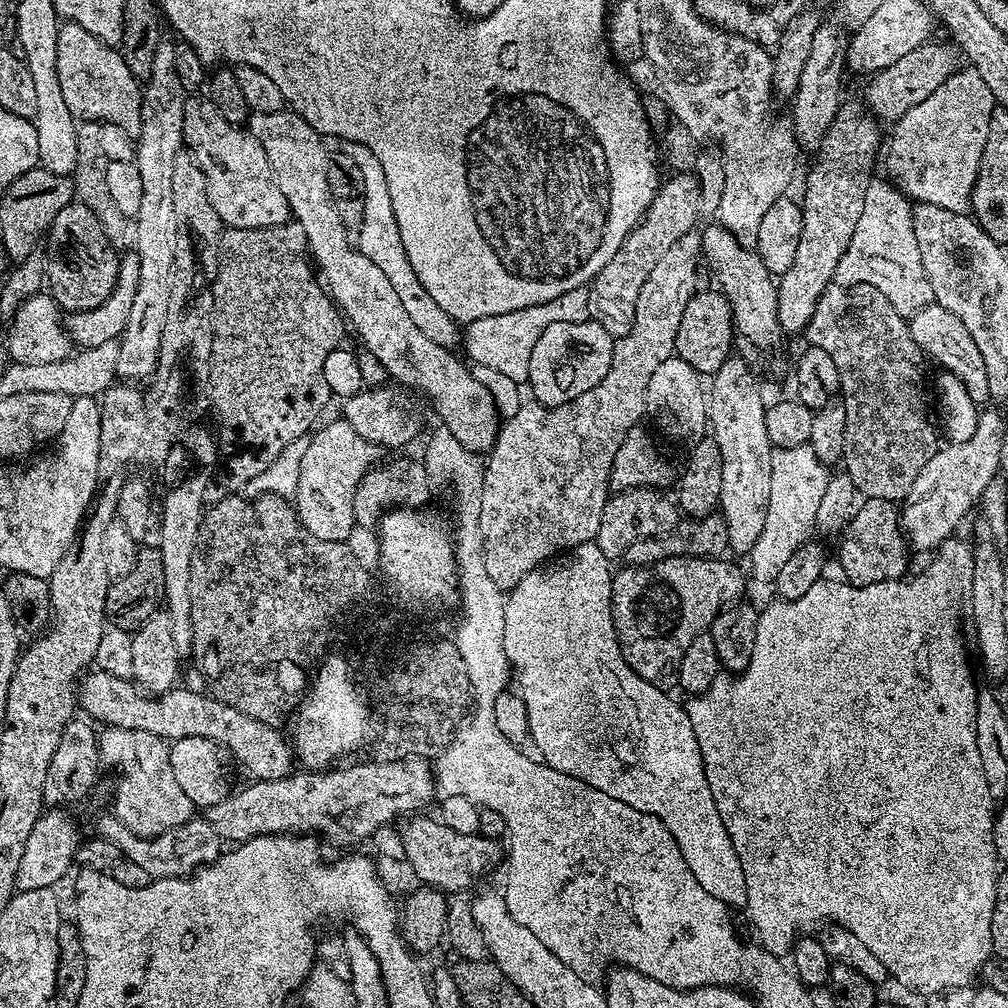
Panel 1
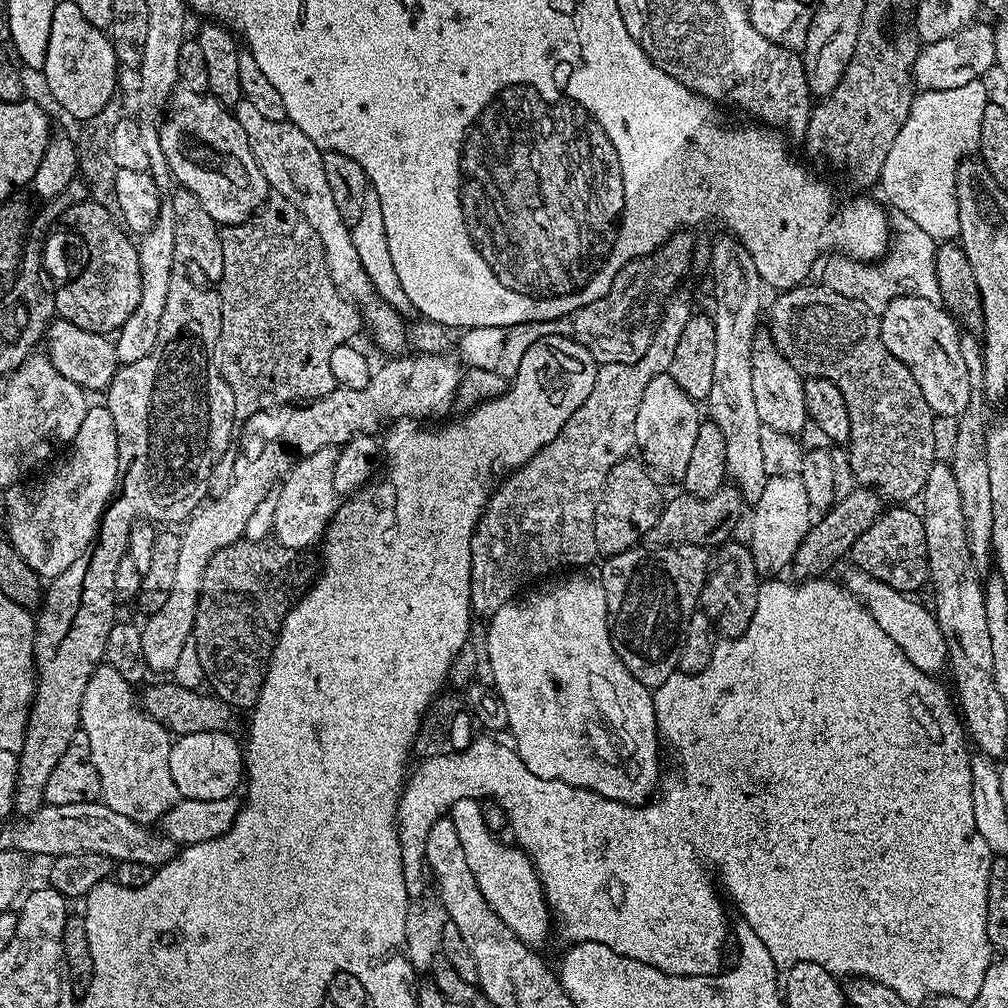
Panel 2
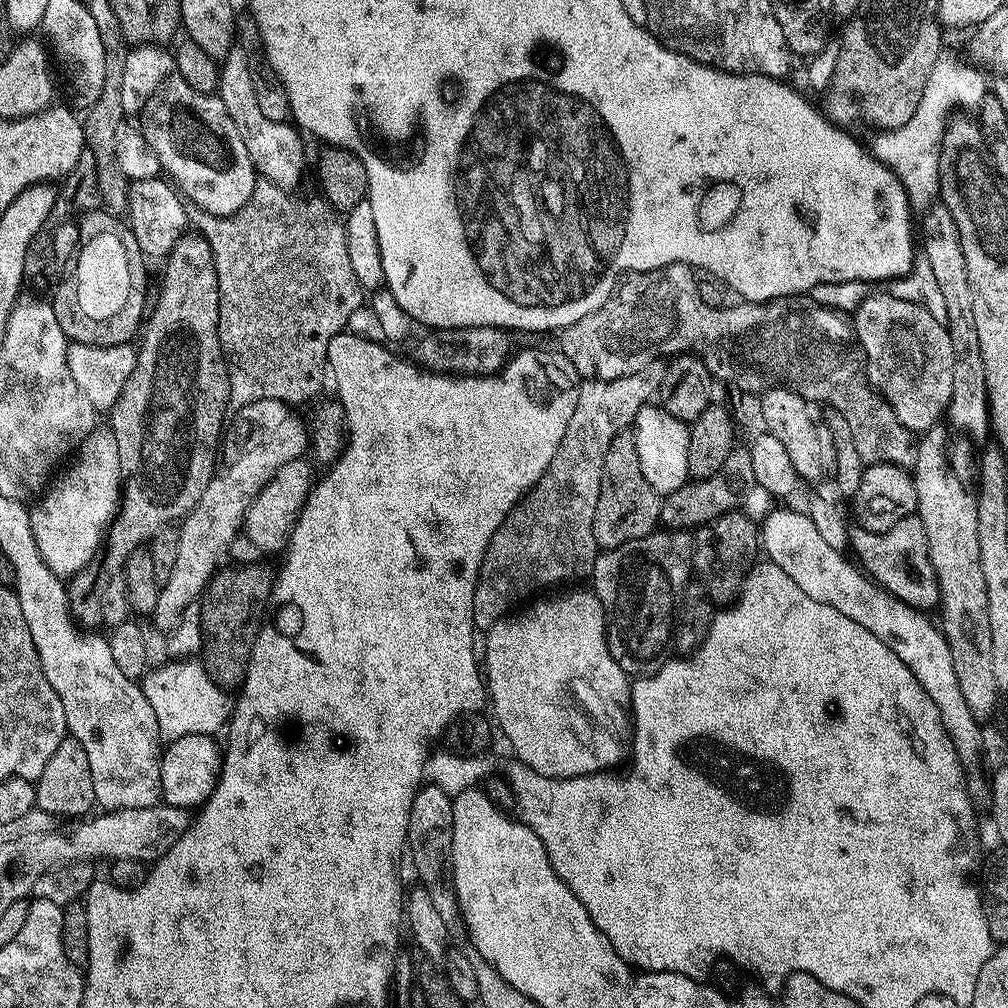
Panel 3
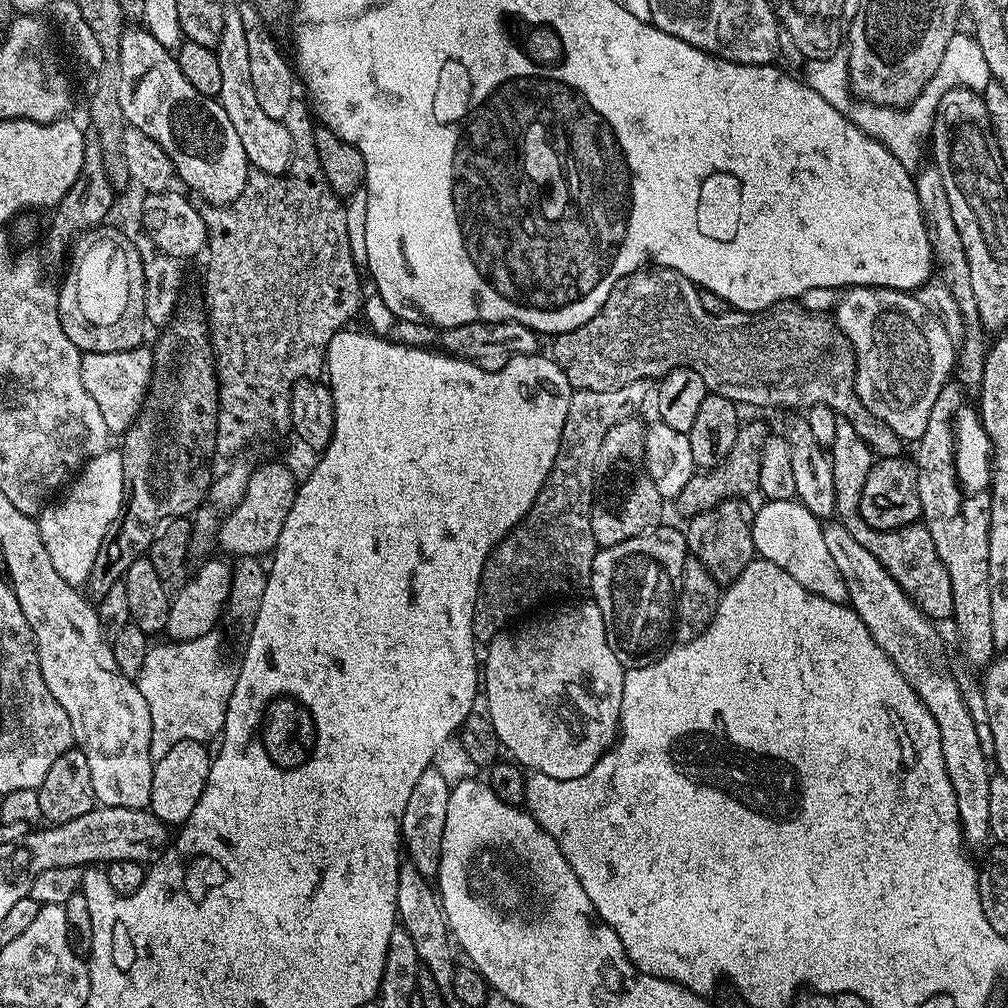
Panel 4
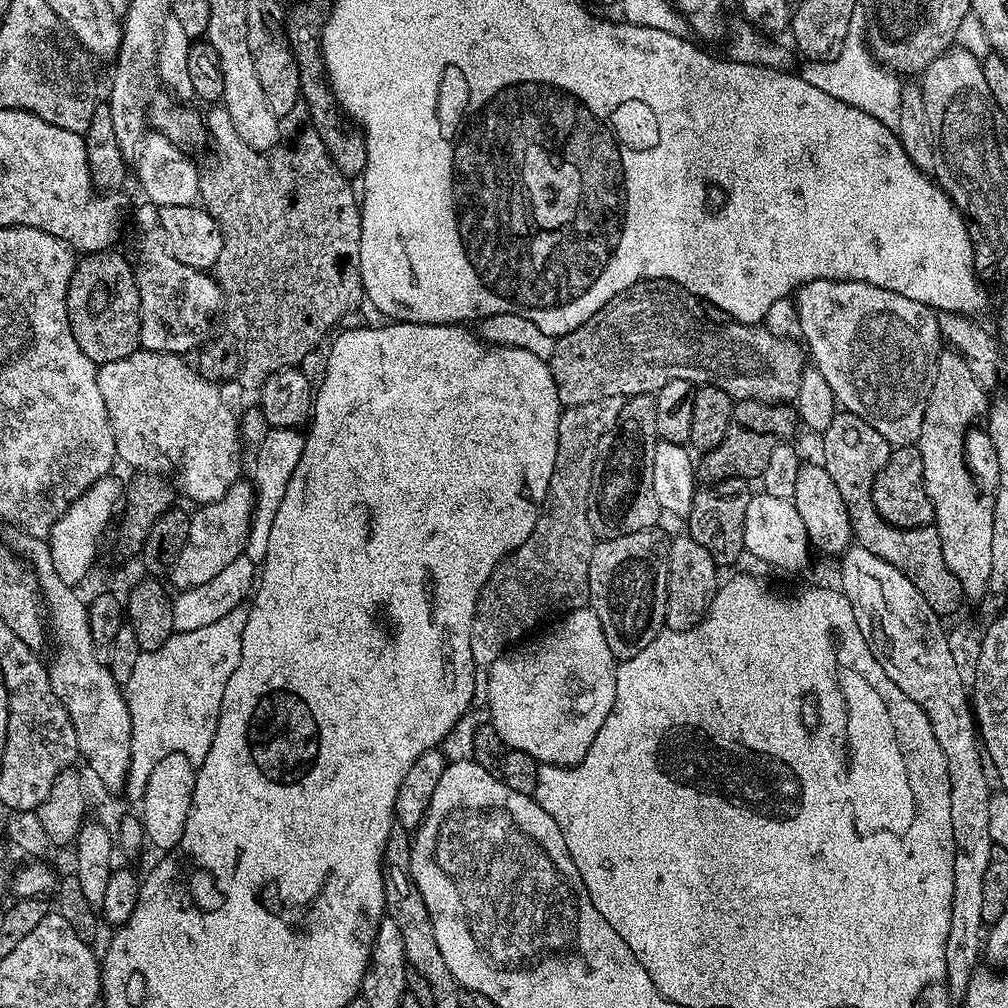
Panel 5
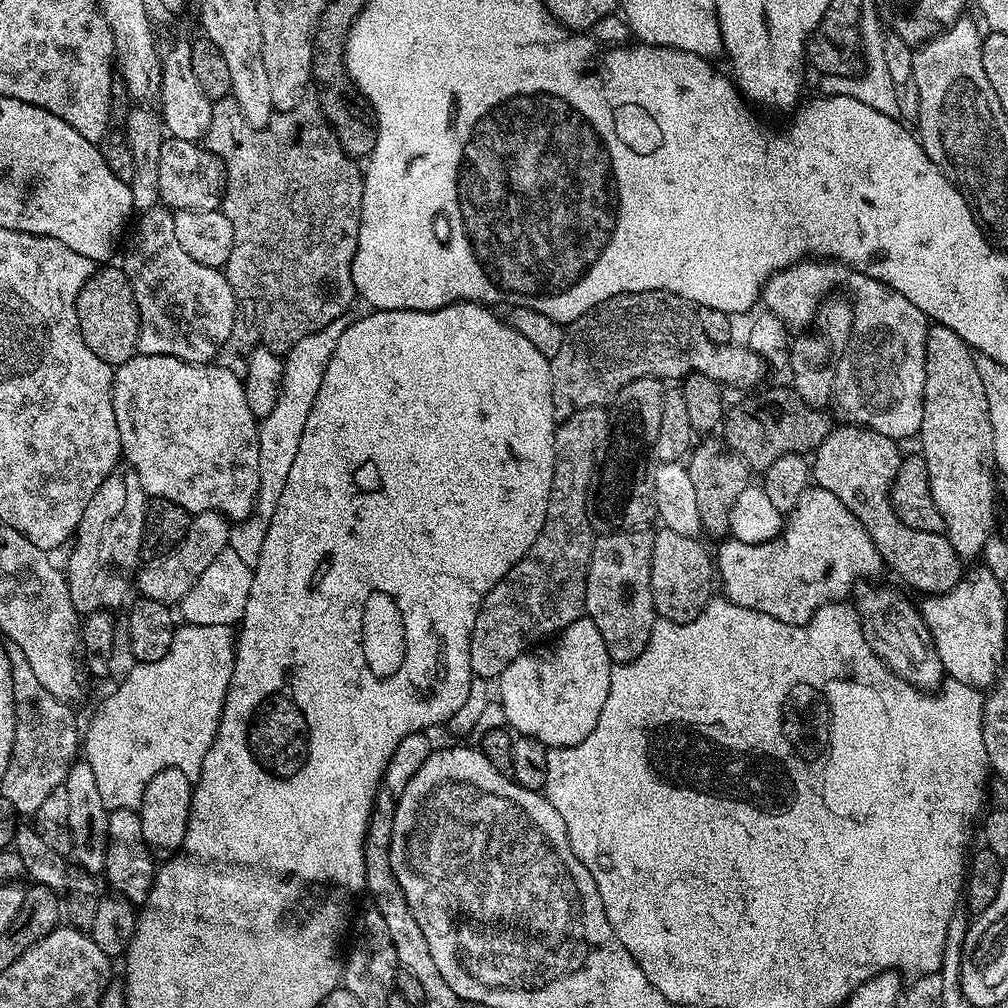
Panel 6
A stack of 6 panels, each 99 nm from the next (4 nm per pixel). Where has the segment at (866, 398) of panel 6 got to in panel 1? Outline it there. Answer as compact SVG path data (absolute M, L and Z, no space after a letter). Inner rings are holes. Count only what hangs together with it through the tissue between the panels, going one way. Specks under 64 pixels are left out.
M935 302L927 304L925 308L910 317L908 329L925 357L931 363L933 360L934 363L941 364L939 367L943 371L953 372L966 386L974 403L978 406L989 403L986 362L982 362L982 354L978 354L978 346L974 346L974 338L970 338L970 330L966 330L966 326L962 326L962 322L954 318L950 310Z

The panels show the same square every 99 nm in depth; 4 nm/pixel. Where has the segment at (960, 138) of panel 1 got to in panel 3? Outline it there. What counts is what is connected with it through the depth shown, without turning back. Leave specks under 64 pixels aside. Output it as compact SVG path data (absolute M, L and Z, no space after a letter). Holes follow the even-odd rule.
M941 54L934 62L934 70L930 70L928 79L928 90L922 94L922 102L918 102L918 110L914 118L906 126L898 126L892 132L881 132L875 138L876 141L870 144L870 151L877 160L883 162L889 170L894 173L902 182L904 193L908 195L909 205L916 210L927 210L937 203L940 195L940 147L944 141L944 128L947 127L954 110L961 104L961 109L976 110L979 108L986 93L986 80L980 72L967 68L956 56Z

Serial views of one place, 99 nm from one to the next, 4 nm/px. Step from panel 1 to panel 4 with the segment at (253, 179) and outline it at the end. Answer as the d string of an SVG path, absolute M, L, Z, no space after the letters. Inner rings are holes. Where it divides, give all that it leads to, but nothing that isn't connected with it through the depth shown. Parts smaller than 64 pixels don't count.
M139 27L130 28L120 33L118 54L118 102L122 102L125 121L166 150L179 183L193 188L195 195L209 204L234 202L244 189L250 165L226 110L219 99L198 94L186 82L175 55L158 38Z

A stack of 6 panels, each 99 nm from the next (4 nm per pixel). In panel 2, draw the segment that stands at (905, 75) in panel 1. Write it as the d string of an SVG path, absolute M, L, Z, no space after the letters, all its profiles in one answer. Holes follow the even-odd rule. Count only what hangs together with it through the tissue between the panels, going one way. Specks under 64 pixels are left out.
M981 22L967 24L949 36L943 36L938 42L924 44L922 51L916 55L912 67L914 84L920 90L954 90L970 82L984 78L988 71L993 71L996 63L993 29Z

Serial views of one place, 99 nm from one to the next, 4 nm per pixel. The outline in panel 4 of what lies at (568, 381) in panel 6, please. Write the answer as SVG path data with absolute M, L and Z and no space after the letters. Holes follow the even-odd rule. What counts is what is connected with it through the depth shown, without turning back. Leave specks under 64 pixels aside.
M645 266L639 268L636 272L627 272L621 280L614 282L614 290L610 290L610 294L606 298L606 302L602 302L602 306L598 310L598 314L594 314L594 318L590 318L590 322L582 322L582 326L578 326L569 332L561 332L555 337L556 340L550 349L550 355L556 361L556 365L566 374L566 378L576 390L610 390L618 386L626 386L630 382L655 381L661 376L665 376L670 370L675 368L692 368L698 374L702 374L702 382L706 382L709 393L717 392L726 398L736 401L737 405L753 404L756 408L800 408L805 406L824 404L830 407L836 413L837 417L843 418L850 422L850 426L854 426L854 430L858 430L858 434L866 441L868 447L872 449L877 457L882 456L899 456L902 452L902 441L898 434L894 434L894 430L890 430L890 426L886 426L886 422L882 422L878 418L874 418L874 414L870 414L870 410L866 410L866 406L862 406L862 402L856 393L856 387L852 381L854 375L854 357L849 349L848 341L844 339L840 329L827 315L812 312L804 307L800 302L785 302L775 304L769 308L763 308L757 312L738 312L735 310L723 310L724 312L708 312L706 305L700 301L701 293L691 280L687 280L682 274L678 274L678 270L673 268L665 268L663 266Z

